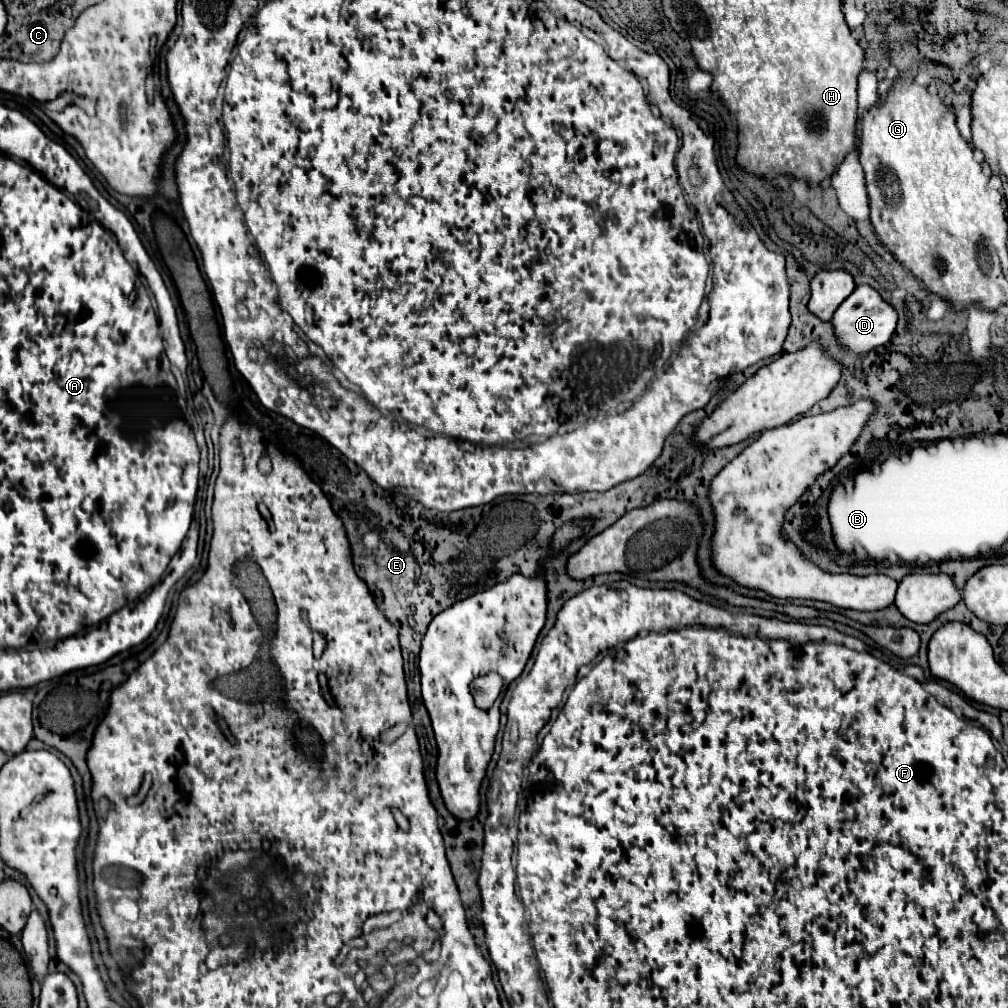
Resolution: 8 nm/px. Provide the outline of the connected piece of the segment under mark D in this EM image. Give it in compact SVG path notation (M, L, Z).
M859 284L849 298L843 300L843 304L837 308L835 316L833 316L833 326L835 326L835 334L841 338L841 342L857 354L863 352L871 352L877 346L883 346L891 340L895 326L897 326L897 310L895 306L891 306L889 302L885 302L881 298L881 294L871 288L869 284Z

